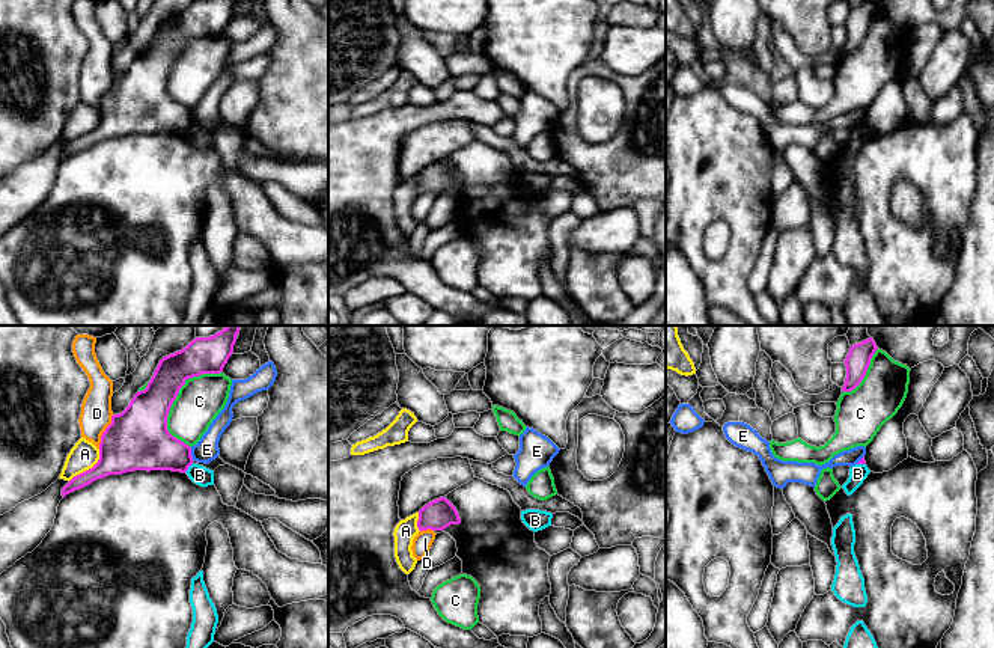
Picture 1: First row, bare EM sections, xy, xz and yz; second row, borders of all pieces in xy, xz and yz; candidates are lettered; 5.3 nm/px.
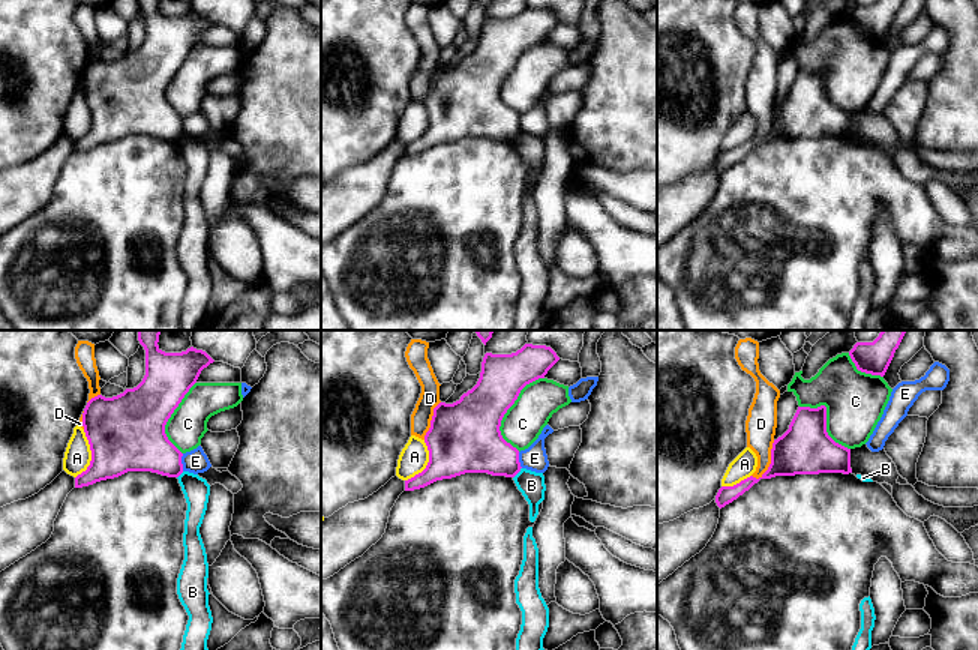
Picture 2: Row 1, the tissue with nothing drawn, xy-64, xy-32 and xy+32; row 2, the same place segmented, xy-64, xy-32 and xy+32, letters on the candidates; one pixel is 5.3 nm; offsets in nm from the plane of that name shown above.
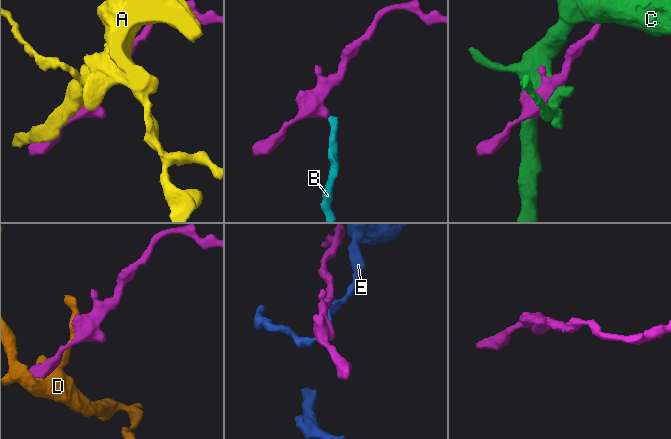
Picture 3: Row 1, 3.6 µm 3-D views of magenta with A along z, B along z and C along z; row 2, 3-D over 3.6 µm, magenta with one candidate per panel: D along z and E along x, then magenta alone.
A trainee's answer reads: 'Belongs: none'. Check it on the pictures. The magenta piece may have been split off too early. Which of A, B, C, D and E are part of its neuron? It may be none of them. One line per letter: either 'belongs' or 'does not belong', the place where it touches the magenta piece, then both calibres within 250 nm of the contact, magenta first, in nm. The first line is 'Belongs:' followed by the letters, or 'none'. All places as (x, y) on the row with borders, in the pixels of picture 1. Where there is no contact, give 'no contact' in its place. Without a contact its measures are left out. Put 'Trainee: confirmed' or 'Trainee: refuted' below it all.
Belongs: none
A: does not belong; meets magenta in xy at (89, 469); 300 nm thick on the magenta side, 150 nm on the other
B: does not belong; meets magenta in xy at (189, 466); 260 nm thick on the magenta side, 100 nm on the other
C: does not belong; meets magenta in xy at (175, 398); 280 nm thick on the magenta side, 240 nm on the other
D: does not belong; meets magenta in xy at (104, 431); 340 nm thick on the magenta side, 160 nm on the other
E: does not belong; meets magenta in xy at (190, 454); 280 nm thick on the magenta side, 130 nm on the other
Trainee: confirmed

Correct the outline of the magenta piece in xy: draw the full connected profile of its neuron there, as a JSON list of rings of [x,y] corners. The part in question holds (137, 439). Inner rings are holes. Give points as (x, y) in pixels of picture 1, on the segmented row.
[[[227,326],[209,338],[196,338],[185,348],[163,357],[145,390],[134,395],[130,405],[111,416],[99,443],[98,463],[74,476],[63,488],[62,496],[80,490],[108,475],[122,475],[134,470],[172,470],[185,473],[193,464],[191,448],[173,437],[167,429],[167,416],[179,389],[188,378],[202,374],[220,374],[233,353],[239,326]]]

